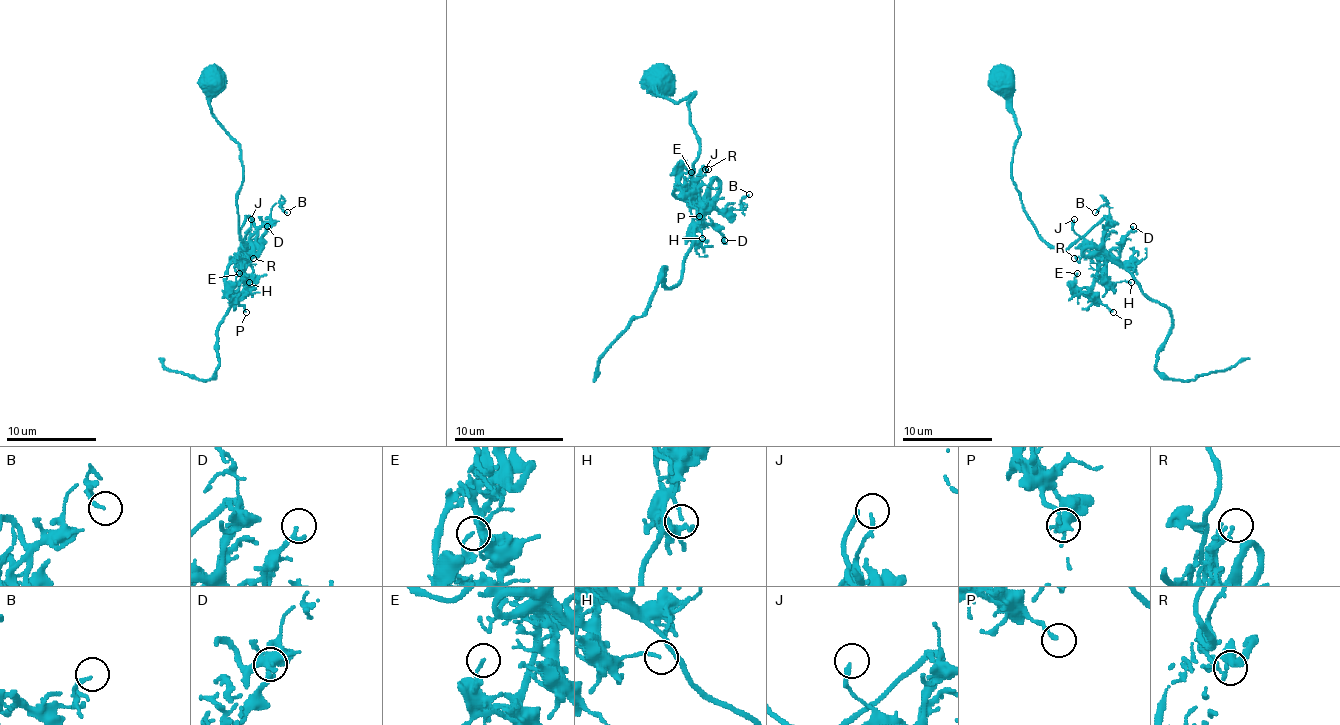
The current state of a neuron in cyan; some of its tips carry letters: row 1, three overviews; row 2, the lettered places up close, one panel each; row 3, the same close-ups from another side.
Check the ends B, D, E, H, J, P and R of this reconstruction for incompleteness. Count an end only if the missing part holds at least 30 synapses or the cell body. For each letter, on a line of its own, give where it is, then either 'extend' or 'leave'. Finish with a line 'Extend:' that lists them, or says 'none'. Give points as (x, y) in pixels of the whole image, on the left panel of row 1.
B: at (287, 212); leave
D: at (267, 226); leave
E: at (239, 273); leave
H: at (249, 282); leave
J: at (251, 219); leave
P: at (246, 312); leave
R: at (253, 258); leave
Extend: none

